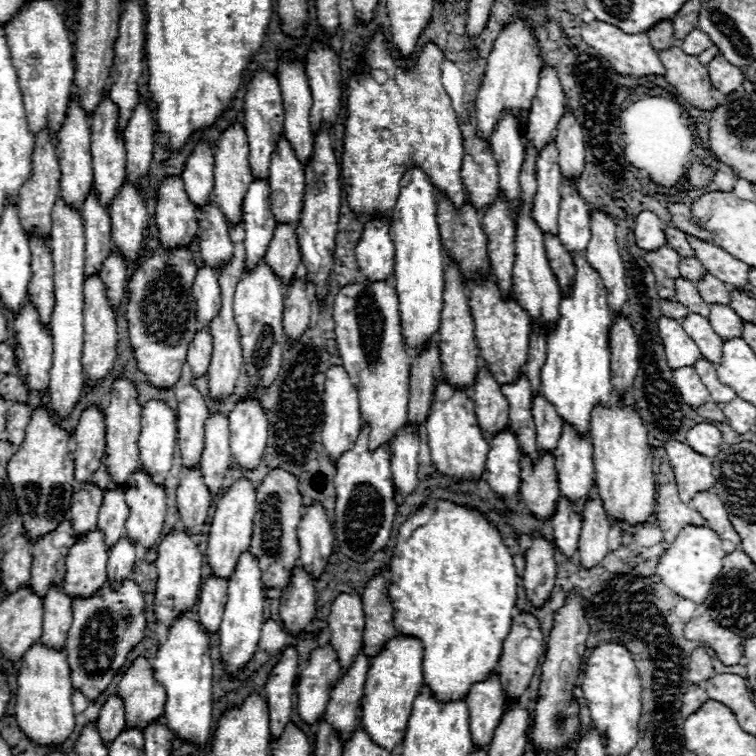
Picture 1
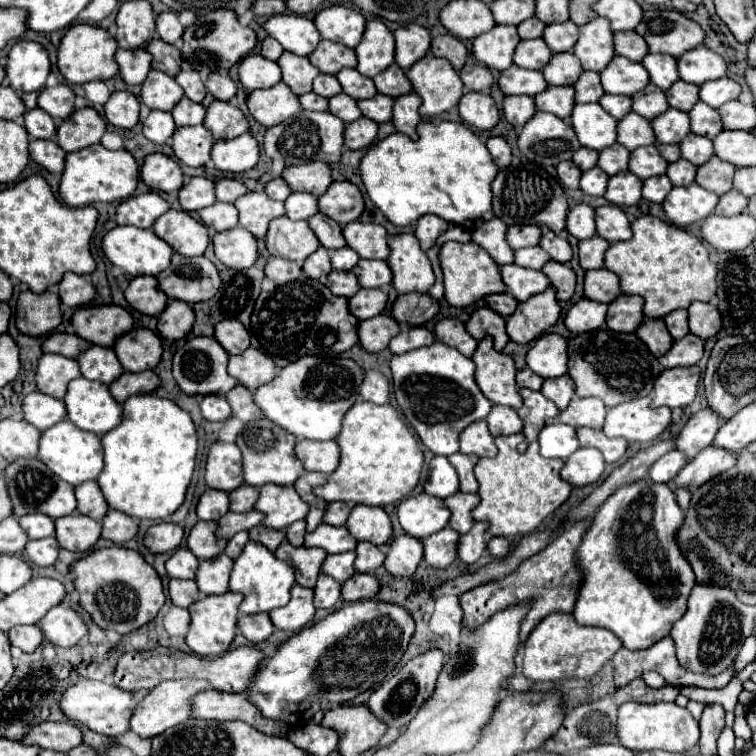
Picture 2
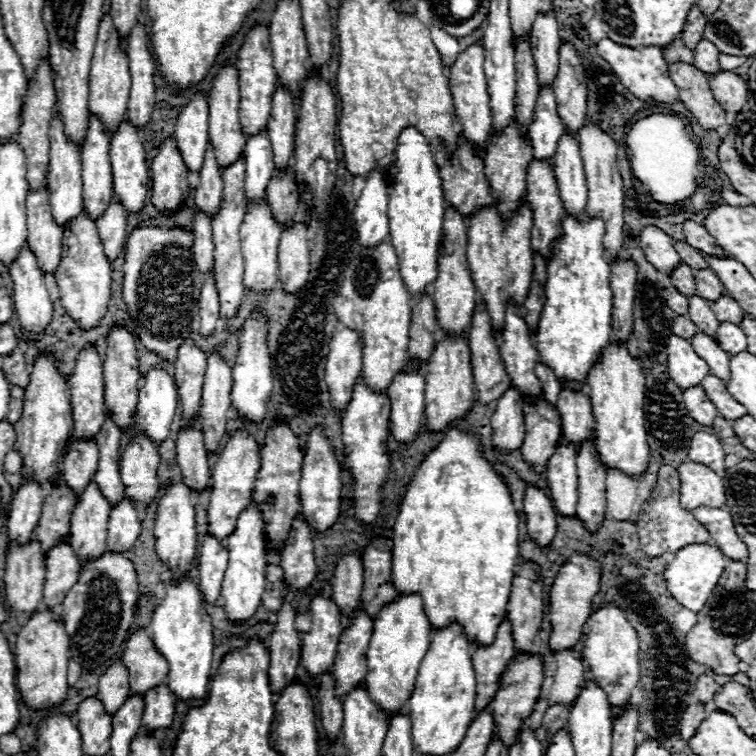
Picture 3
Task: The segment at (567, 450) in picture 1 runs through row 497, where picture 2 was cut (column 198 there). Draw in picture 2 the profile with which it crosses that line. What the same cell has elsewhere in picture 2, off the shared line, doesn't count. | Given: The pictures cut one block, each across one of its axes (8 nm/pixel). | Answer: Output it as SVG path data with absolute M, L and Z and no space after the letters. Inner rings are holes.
M224 554L202 560L200 568L196 570L196 584L202 594L224 594L228 590L228 578L232 570L232 560Z

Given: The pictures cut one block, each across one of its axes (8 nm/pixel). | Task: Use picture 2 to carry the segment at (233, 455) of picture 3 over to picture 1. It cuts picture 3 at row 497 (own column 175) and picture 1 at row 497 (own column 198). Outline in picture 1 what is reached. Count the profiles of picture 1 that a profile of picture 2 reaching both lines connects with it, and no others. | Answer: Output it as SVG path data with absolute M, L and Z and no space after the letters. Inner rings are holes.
M246 478L238 480L234 486L230 486L224 496L216 504L216 512L210 524L210 534L208 534L208 548L206 548L206 558L208 566L212 568L214 576L220 576L224 580L230 580L240 554L250 548L250 538L252 538L252 518L256 512L256 490L250 486Z

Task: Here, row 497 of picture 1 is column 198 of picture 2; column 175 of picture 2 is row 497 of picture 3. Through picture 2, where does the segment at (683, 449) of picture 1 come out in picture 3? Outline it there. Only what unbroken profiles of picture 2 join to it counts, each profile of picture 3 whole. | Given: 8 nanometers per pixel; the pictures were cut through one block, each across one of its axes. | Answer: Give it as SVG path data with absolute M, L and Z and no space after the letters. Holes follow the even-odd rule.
M686 460L678 466L680 472L680 506L694 510L698 506L726 508L726 492L722 478L708 466Z

